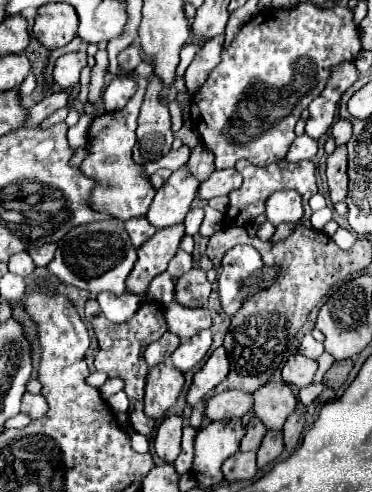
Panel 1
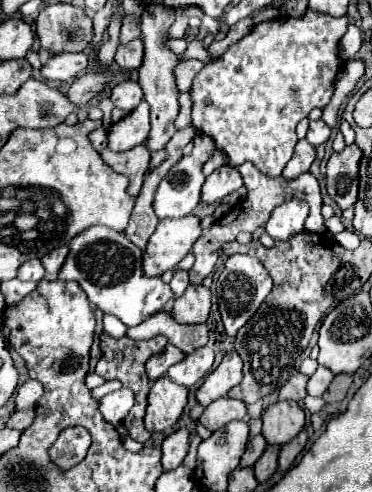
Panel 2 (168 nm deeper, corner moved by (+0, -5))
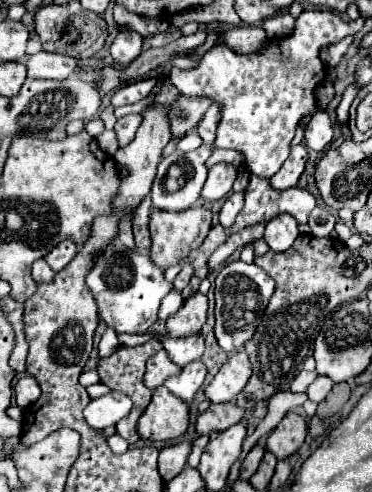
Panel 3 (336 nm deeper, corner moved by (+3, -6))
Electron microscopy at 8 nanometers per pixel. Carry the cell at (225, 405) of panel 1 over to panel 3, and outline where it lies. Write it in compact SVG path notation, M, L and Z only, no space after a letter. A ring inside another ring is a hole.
M221 403L221 405L211 405L205 413L197 417L197 433L199 435L213 435L219 431L229 429L231 425L239 423L245 415L245 409L237 407L235 403Z

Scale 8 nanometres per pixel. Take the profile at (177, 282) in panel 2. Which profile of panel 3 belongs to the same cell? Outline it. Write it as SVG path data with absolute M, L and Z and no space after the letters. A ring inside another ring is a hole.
M173 289L173 291L161 301L161 307L159 307L159 319L161 319L161 321L167 321L181 305L183 305L183 297Z

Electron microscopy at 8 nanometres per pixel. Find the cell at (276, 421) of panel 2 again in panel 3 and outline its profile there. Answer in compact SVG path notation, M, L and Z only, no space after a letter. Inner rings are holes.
M287 413L277 429L267 439L267 451L273 453L277 459L287 459L289 455L297 453L307 437L307 423L297 413Z

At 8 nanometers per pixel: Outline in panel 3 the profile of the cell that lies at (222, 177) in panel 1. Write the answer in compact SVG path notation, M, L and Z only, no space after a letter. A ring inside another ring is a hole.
M219 163L209 169L209 177L203 187L203 199L205 201L217 201L231 193L231 185L237 177L237 169L229 163Z

